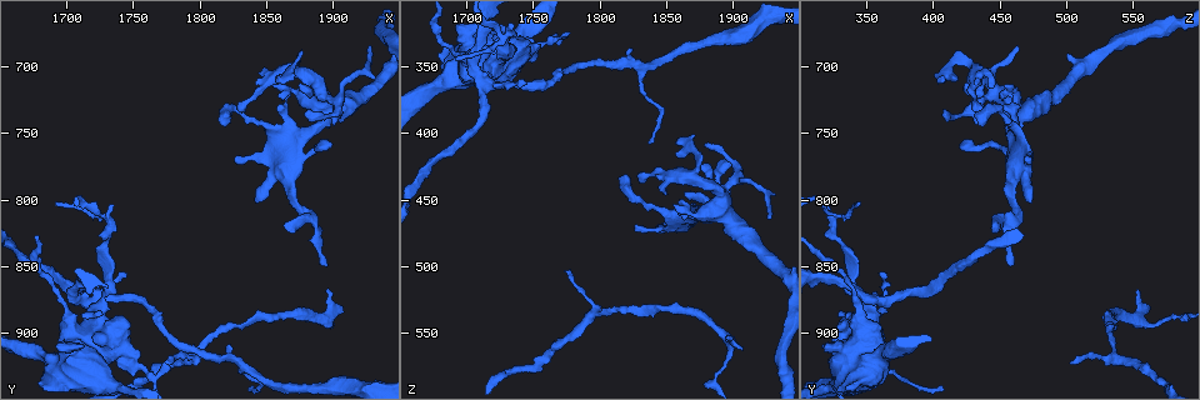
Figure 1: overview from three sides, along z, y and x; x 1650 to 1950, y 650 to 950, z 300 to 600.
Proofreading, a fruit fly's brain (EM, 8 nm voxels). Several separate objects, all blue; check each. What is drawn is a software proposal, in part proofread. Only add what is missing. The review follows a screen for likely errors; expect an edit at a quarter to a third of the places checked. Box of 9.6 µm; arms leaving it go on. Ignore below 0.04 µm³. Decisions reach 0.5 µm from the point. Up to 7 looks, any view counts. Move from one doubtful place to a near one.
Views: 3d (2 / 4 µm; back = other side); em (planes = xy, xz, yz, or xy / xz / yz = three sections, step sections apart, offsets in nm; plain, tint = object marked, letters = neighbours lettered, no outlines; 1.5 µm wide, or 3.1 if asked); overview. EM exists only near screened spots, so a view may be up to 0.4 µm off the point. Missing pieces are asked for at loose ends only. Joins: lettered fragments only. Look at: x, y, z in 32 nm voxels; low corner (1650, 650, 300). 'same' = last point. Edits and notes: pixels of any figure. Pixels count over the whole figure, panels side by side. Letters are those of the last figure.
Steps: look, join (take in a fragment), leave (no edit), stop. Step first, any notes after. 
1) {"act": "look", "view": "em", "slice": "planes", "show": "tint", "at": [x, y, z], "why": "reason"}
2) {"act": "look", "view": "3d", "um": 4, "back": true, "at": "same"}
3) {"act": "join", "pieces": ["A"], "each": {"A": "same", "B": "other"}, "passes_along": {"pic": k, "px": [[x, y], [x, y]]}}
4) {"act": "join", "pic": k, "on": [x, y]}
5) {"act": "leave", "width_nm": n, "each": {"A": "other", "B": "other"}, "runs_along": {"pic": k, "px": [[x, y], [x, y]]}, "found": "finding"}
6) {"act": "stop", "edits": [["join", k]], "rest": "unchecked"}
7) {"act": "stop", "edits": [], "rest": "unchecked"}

{"act": "look", "view": "em", "slice": "yz", "step": 8, "show": "letters", "at": [1772, 922, 504], "why": "free end"}

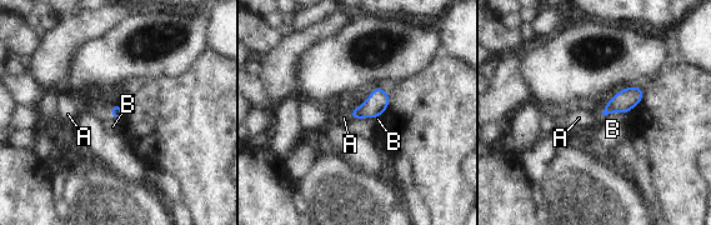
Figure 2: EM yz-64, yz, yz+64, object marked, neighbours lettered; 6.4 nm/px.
{"act": "look", "view": "em", "slice": "planes", "show": "letters", "at": "same"}

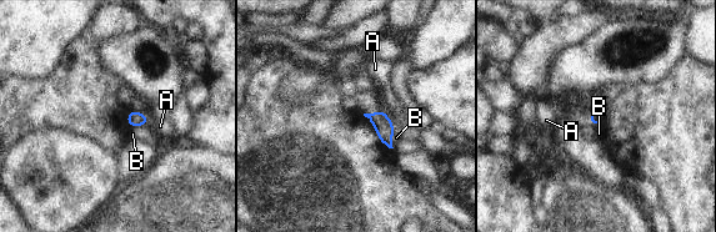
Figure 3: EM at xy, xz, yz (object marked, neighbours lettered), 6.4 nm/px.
{"act": "leave", "longest_contact_nm": ["B", 130], "each": {"A": "other", "B": "other"}, "border": {"pic": 3, "px": [[394, 129], [392, 147]]}, "found": "none of them fits"}

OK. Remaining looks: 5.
{"act": "look", "view": "3d", "um": 4, "at": [1878, 734, 410], "why": "branch stops here"}

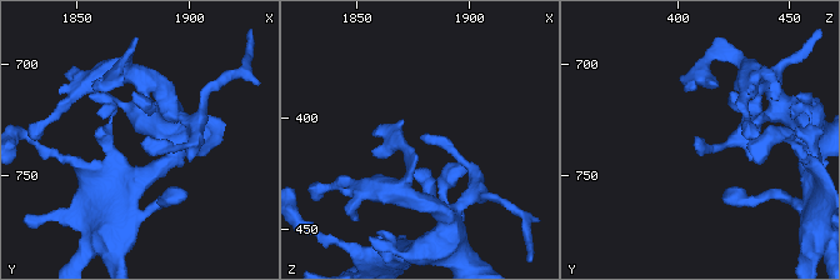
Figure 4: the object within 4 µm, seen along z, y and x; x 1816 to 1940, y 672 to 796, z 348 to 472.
{"act": "look", "view": "em", "slice": "planes", "show": "letters", "at": [1879, 735, 411], "why": "shape alone is not enough"}

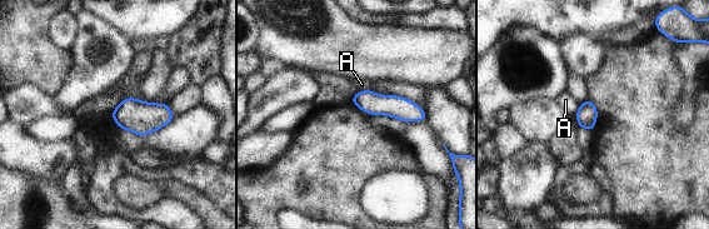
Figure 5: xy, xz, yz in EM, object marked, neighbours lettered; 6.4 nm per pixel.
{"act": "leave", "each": {"A": "other"}, "border": {"pic": 5, "px": [[372, 89], [359, 91]]}, "found": "no lettered fragment goes on from it"}

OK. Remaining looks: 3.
{"act": "look", "view": "em", "slice": "planes", "show": "letters", "at": [1822, 910, 336], "why": "an open end"}

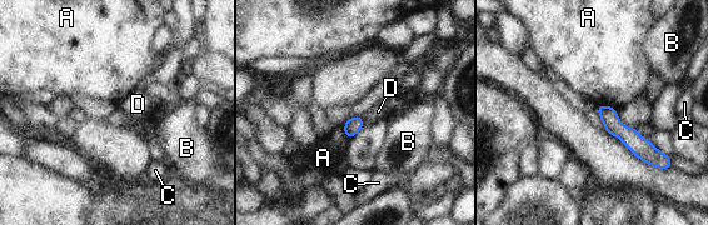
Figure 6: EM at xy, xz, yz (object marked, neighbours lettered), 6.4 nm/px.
{"act": "leave", "each": {"A": "other", "B": "other", "C": "other", "D": "other"}, "runs_along": {"pic": 6, "px": [[601, 108], [653, 160]]}, "found": "none of them fits"}

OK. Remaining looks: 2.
{"act": "stop", "edits": [], "rest": "unchecked"}

